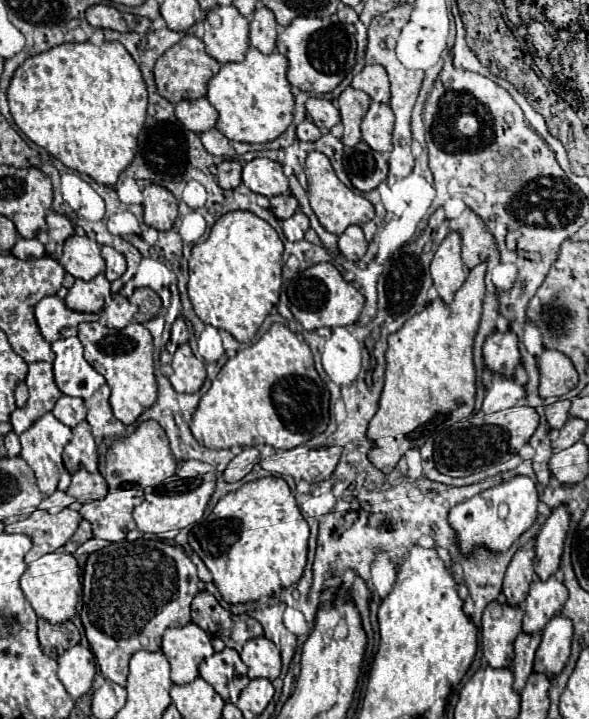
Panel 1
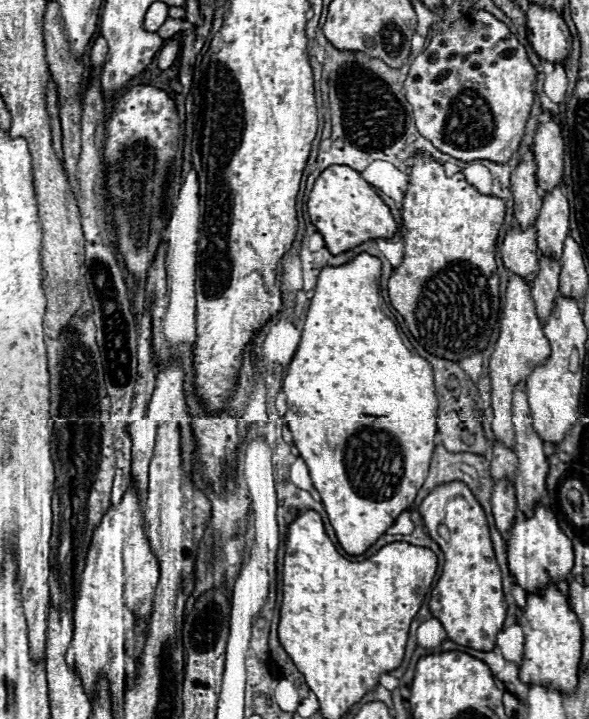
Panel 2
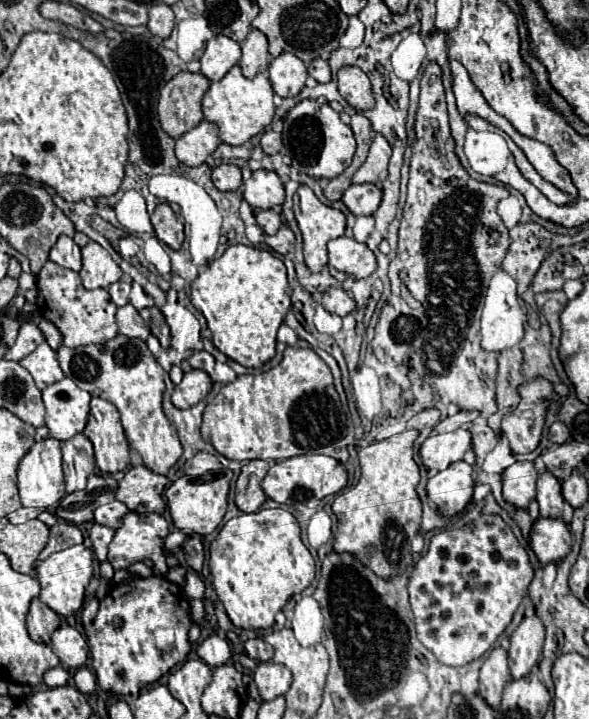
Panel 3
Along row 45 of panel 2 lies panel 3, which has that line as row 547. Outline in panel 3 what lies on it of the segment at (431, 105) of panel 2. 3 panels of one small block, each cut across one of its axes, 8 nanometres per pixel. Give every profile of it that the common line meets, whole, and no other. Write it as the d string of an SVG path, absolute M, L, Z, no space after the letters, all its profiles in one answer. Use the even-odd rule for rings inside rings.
M482 514L478 520L466 524L464 528L444 530L432 536L428 552L416 562L408 586L418 640L444 666L466 666L472 660L478 660L486 650L490 650L496 638L512 622L516 608L526 596L532 576L534 570L528 562L526 550L518 544L518 540L500 516Z

